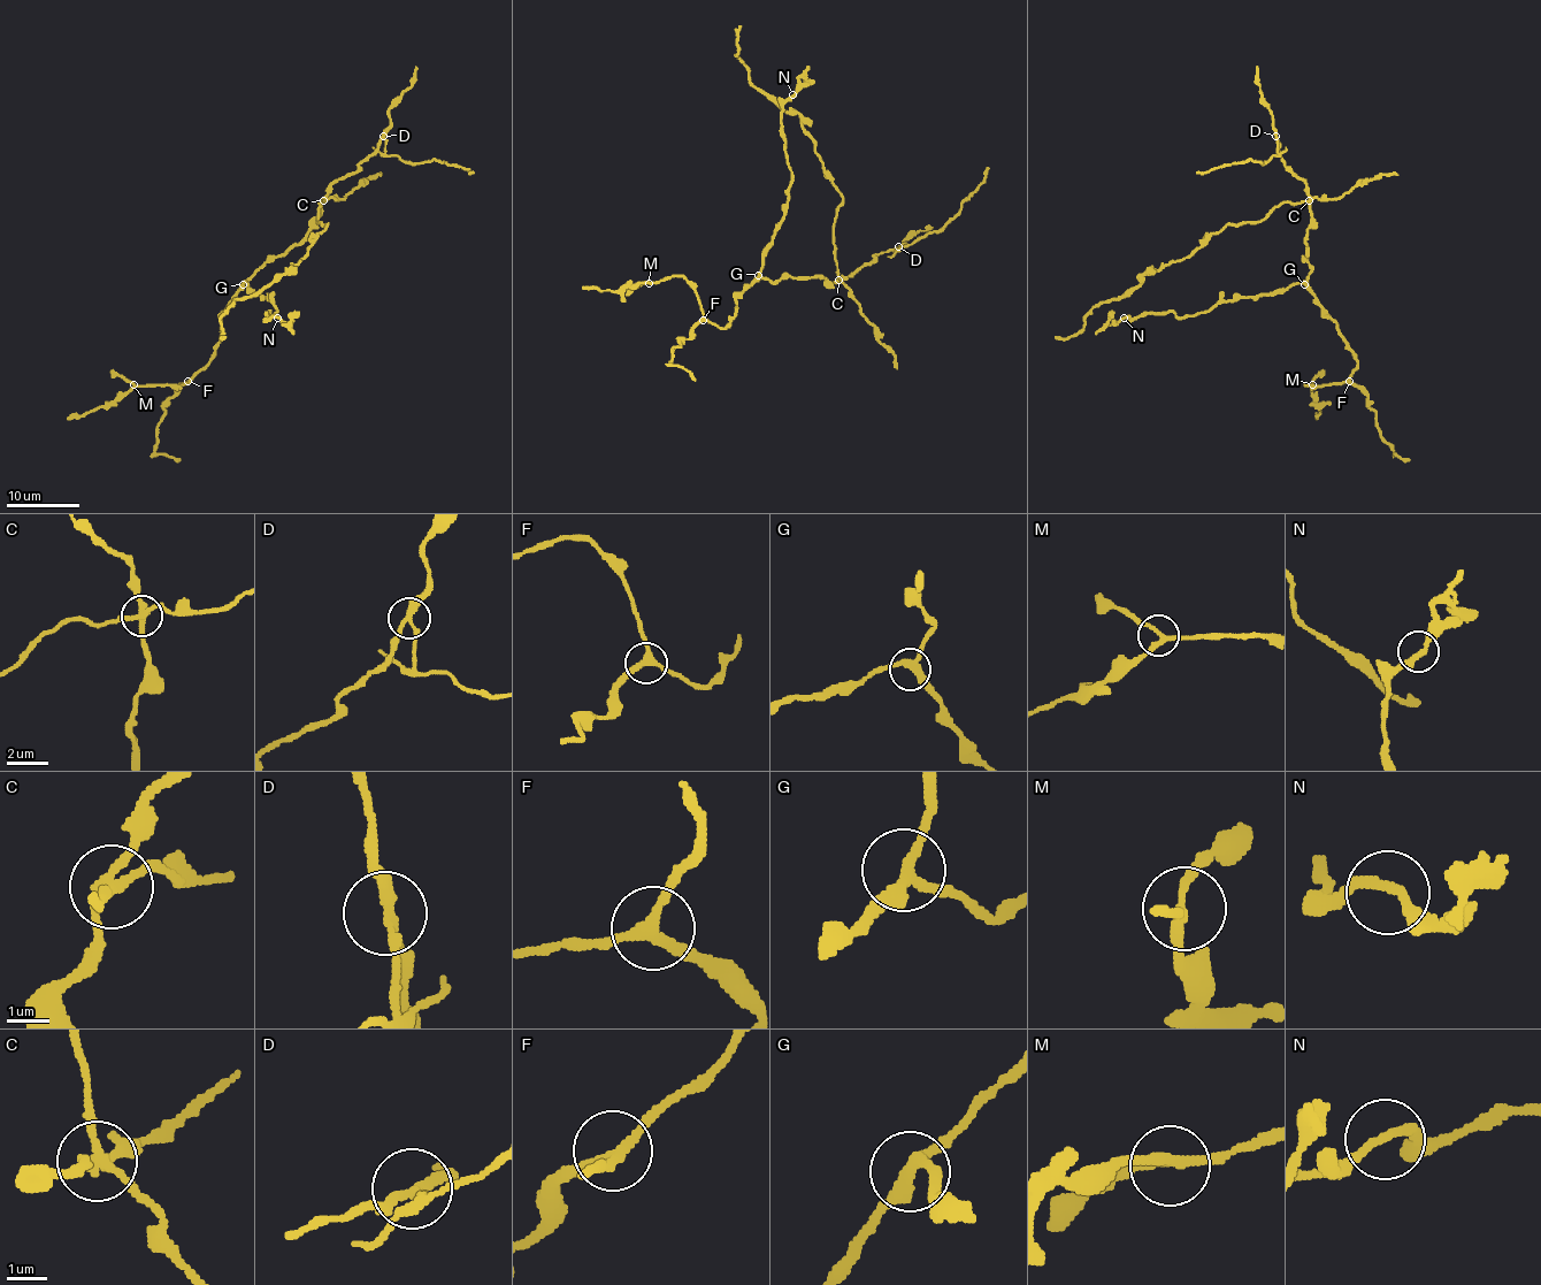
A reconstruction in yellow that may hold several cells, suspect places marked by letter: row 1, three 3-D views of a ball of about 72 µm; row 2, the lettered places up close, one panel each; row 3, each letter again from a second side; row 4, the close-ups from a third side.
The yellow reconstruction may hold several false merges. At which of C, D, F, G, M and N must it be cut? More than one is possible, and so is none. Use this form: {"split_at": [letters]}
{"split_at": ["C", "D"]}

